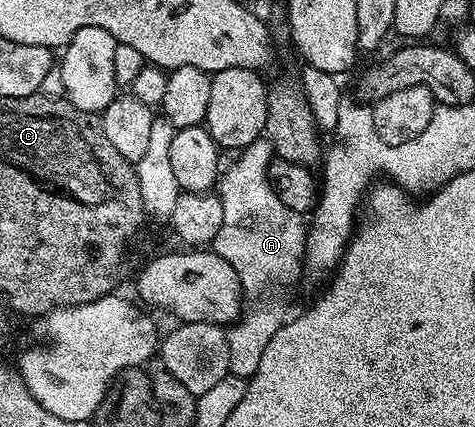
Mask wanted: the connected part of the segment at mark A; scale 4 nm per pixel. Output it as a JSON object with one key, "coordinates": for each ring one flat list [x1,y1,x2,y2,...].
{"coordinates":[[264,136,254,140,246,148,239,151,239,156,219,177,217,195,220,196,223,207,223,221,219,233,216,234,212,250,224,258,237,274,245,295,256,300,252,308,247,307,245,312,233,324,227,327,226,341,228,342,229,373,237,379,247,380,254,376,259,366,260,356,271,342,272,337,280,326,286,324,288,316,283,308,274,303,267,302,266,298,280,286,294,285,301,279,302,260,306,255,307,223,301,213,285,206,280,201,269,181,269,167,274,161,274,148]]}

